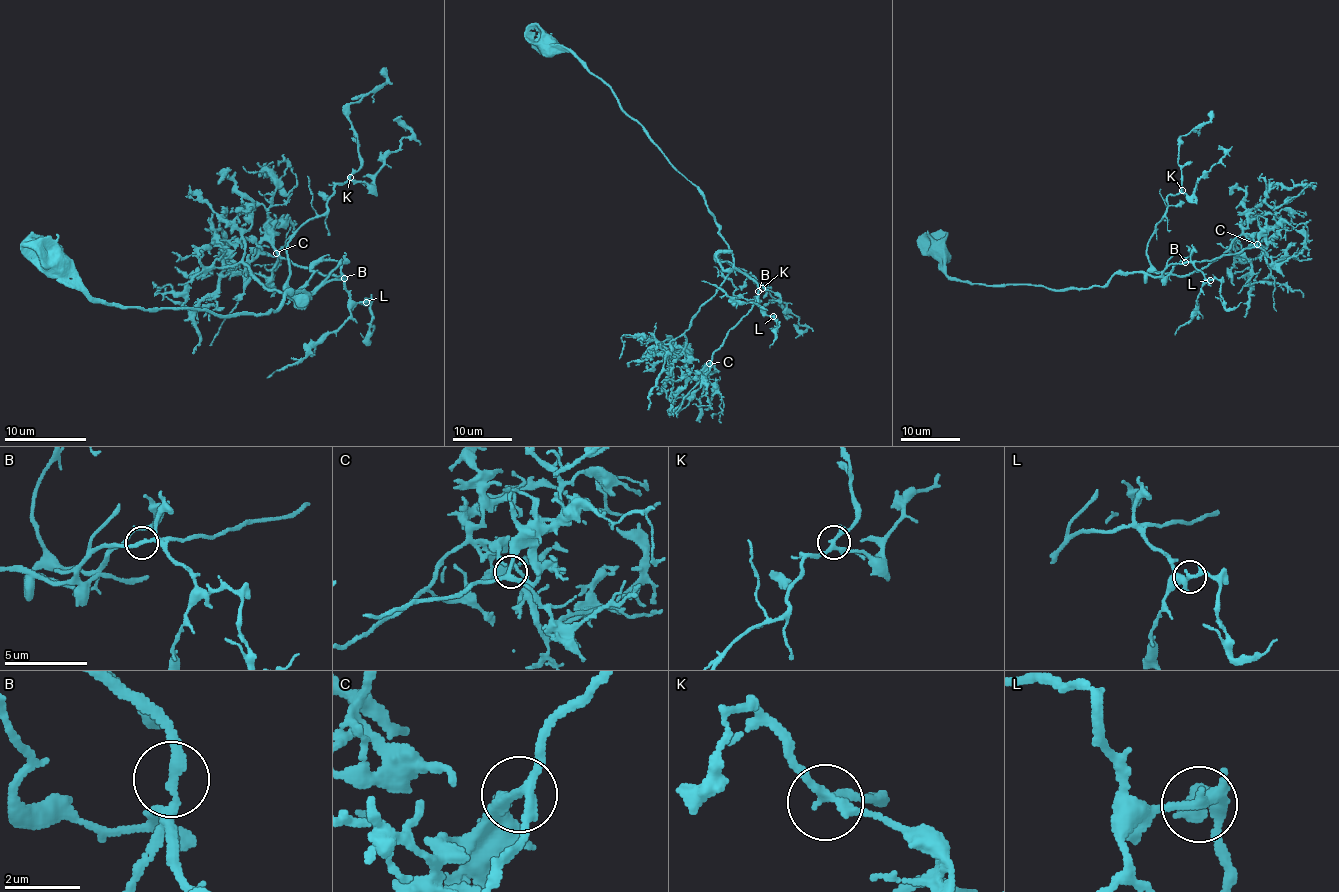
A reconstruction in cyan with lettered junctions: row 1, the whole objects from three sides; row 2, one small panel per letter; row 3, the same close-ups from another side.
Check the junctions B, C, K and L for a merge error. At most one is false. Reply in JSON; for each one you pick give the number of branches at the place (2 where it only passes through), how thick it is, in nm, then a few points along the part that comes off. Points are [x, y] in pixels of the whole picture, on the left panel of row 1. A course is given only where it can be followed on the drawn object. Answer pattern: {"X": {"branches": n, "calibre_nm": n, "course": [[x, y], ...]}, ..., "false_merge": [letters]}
{"false_merge": []}

